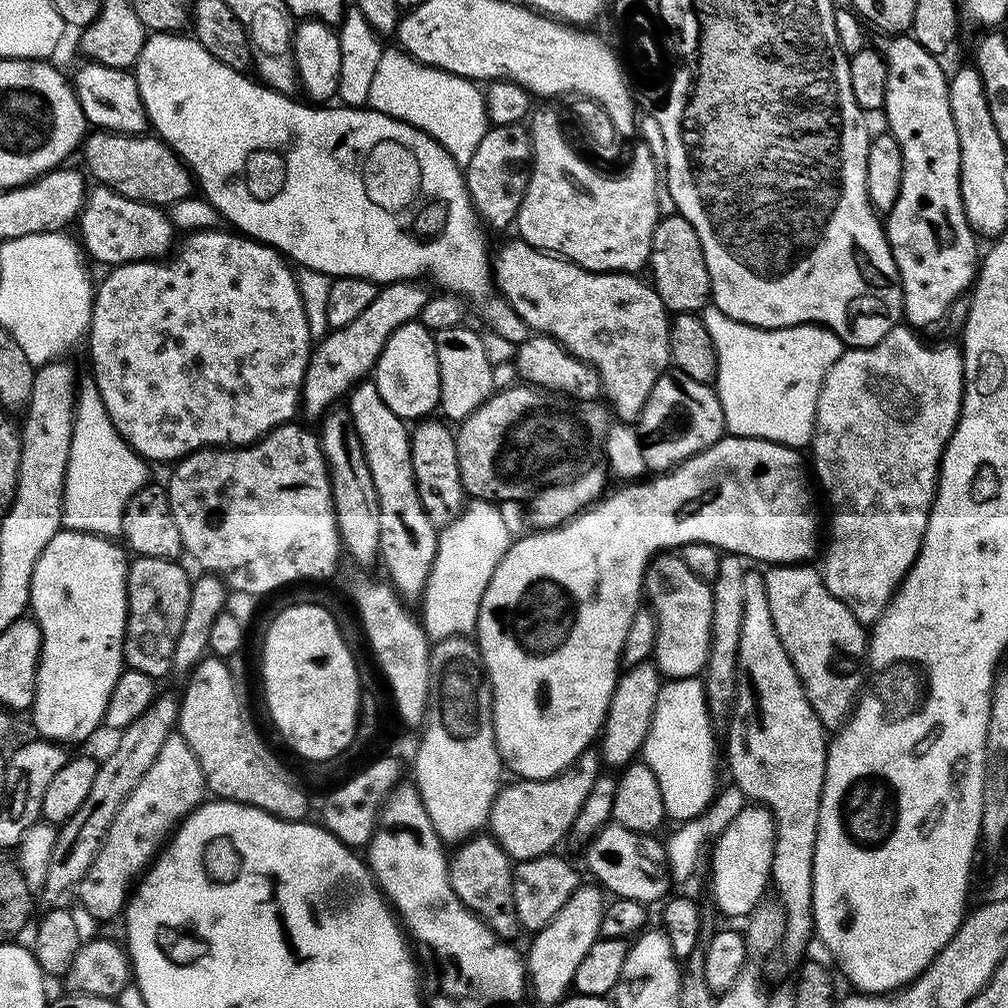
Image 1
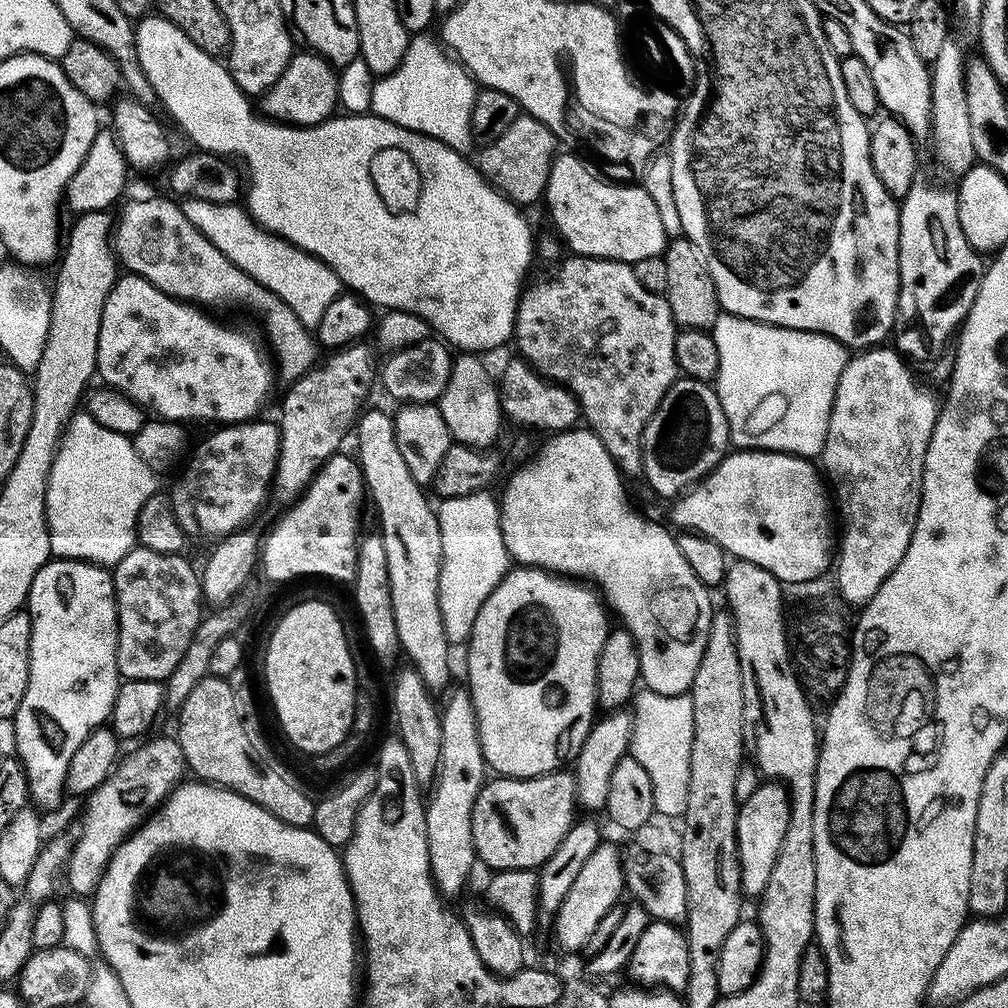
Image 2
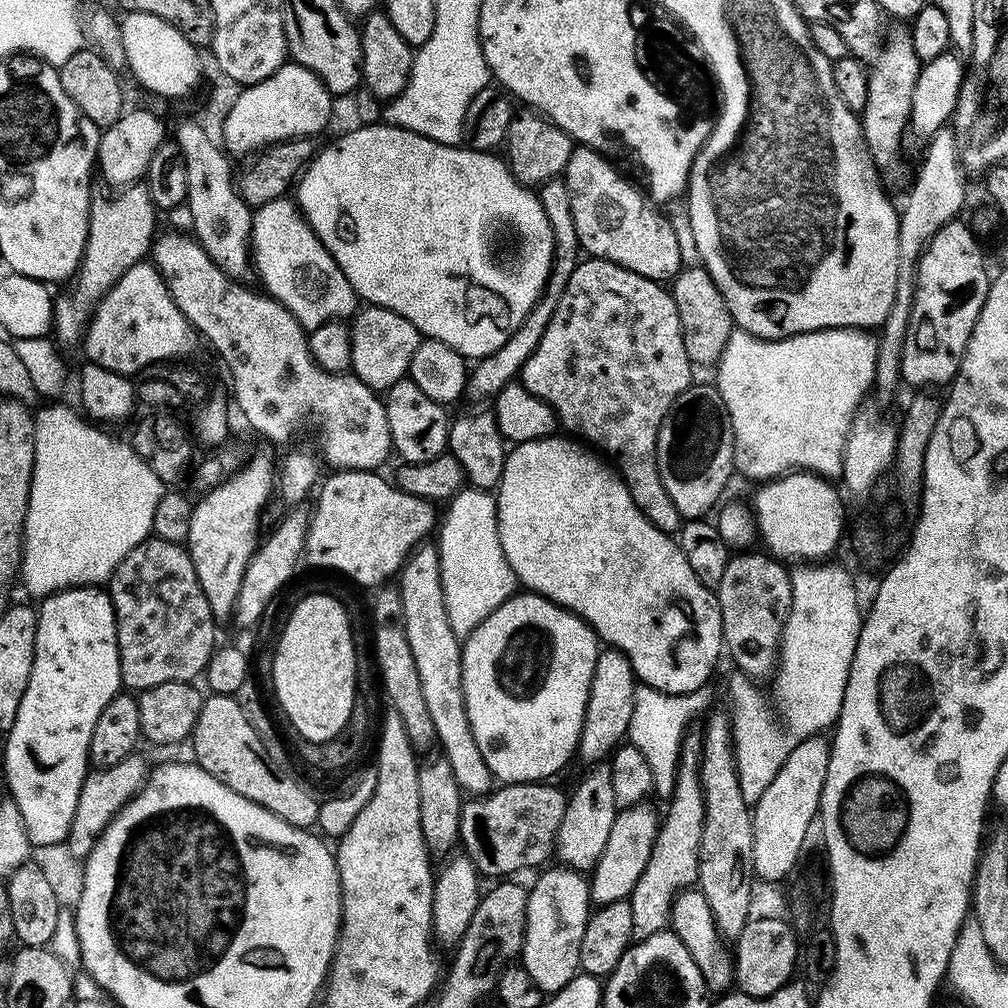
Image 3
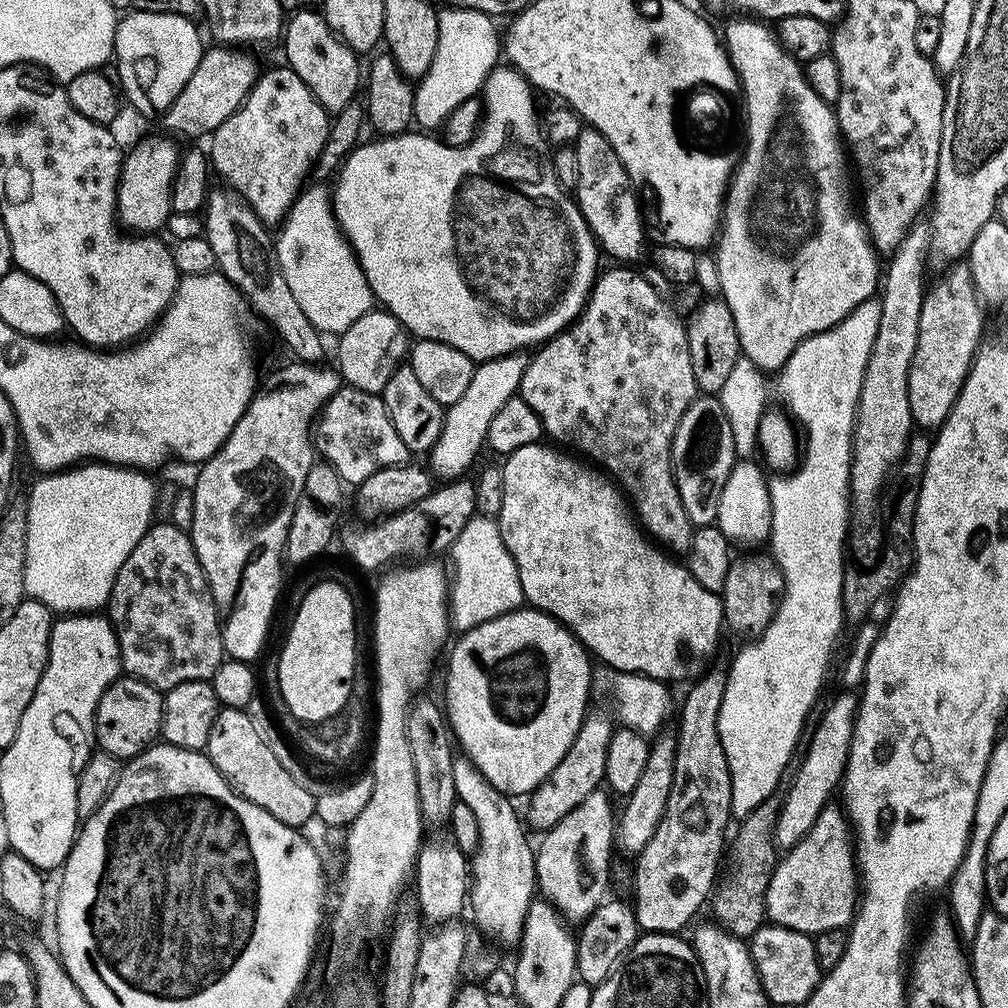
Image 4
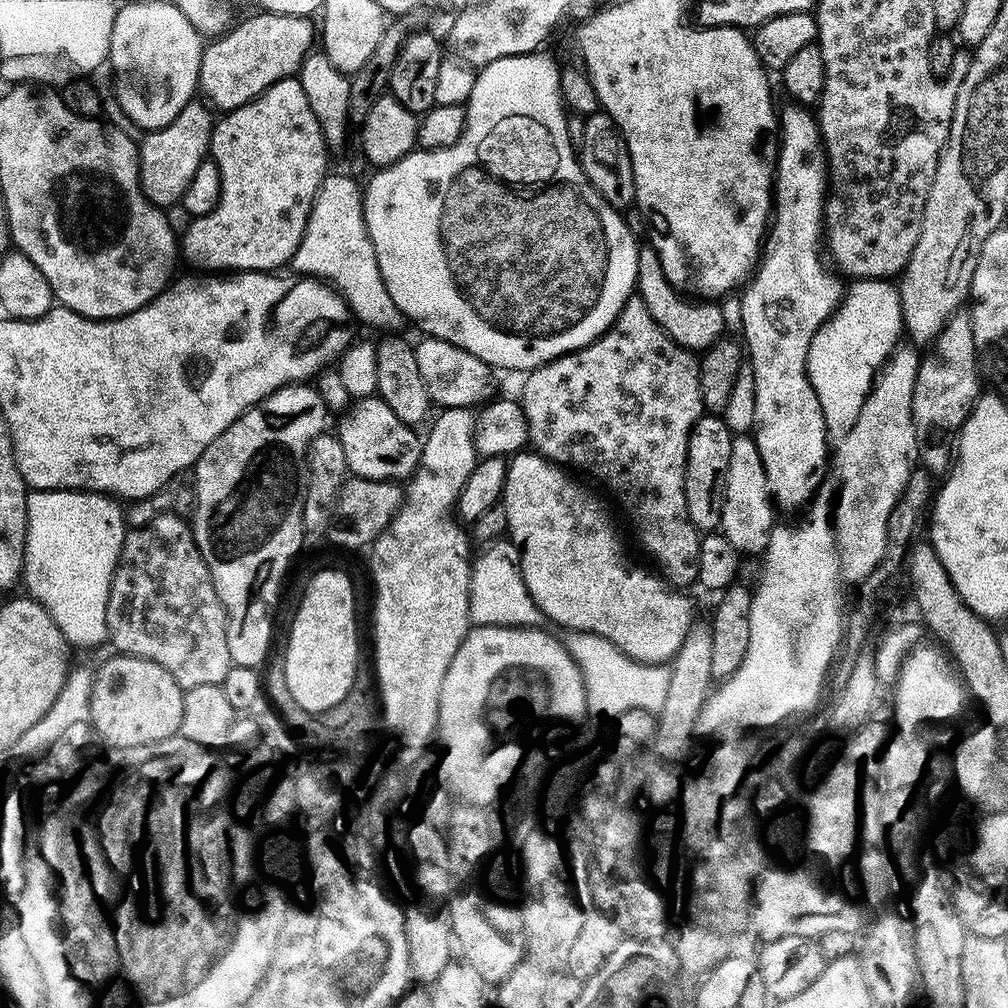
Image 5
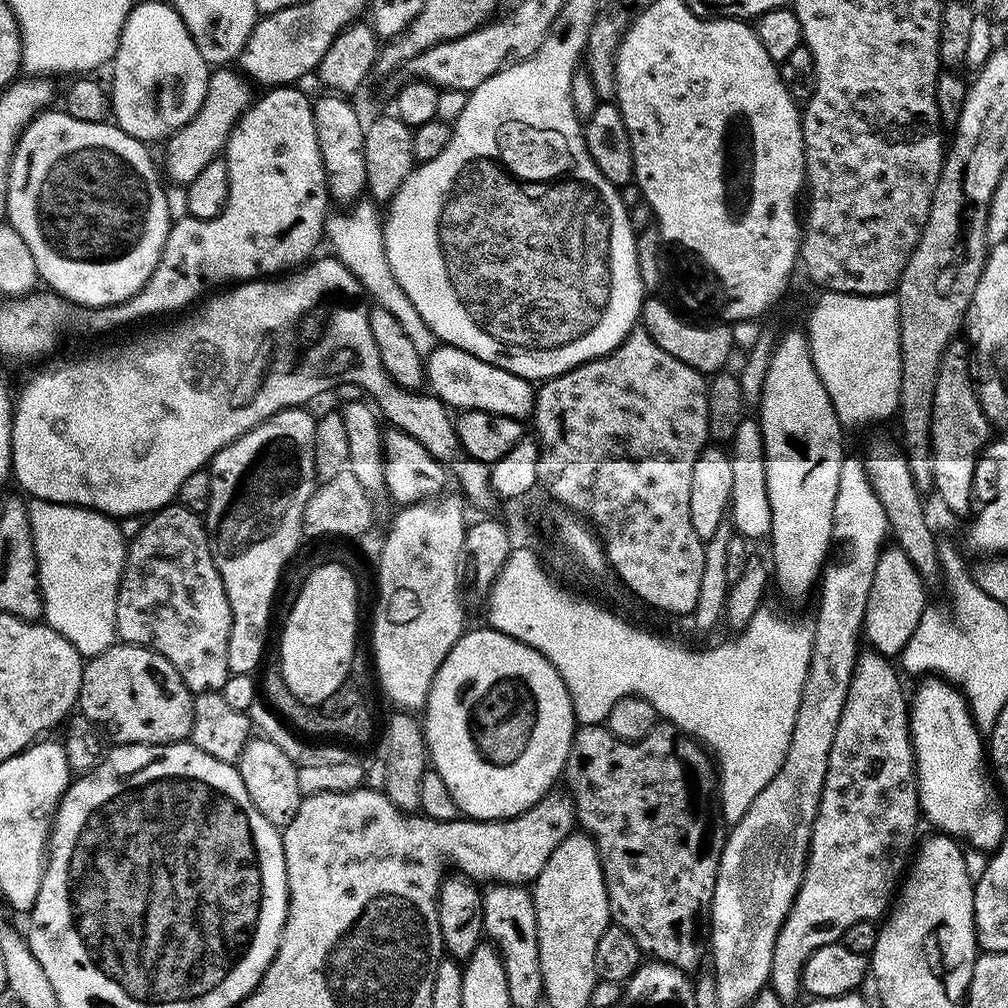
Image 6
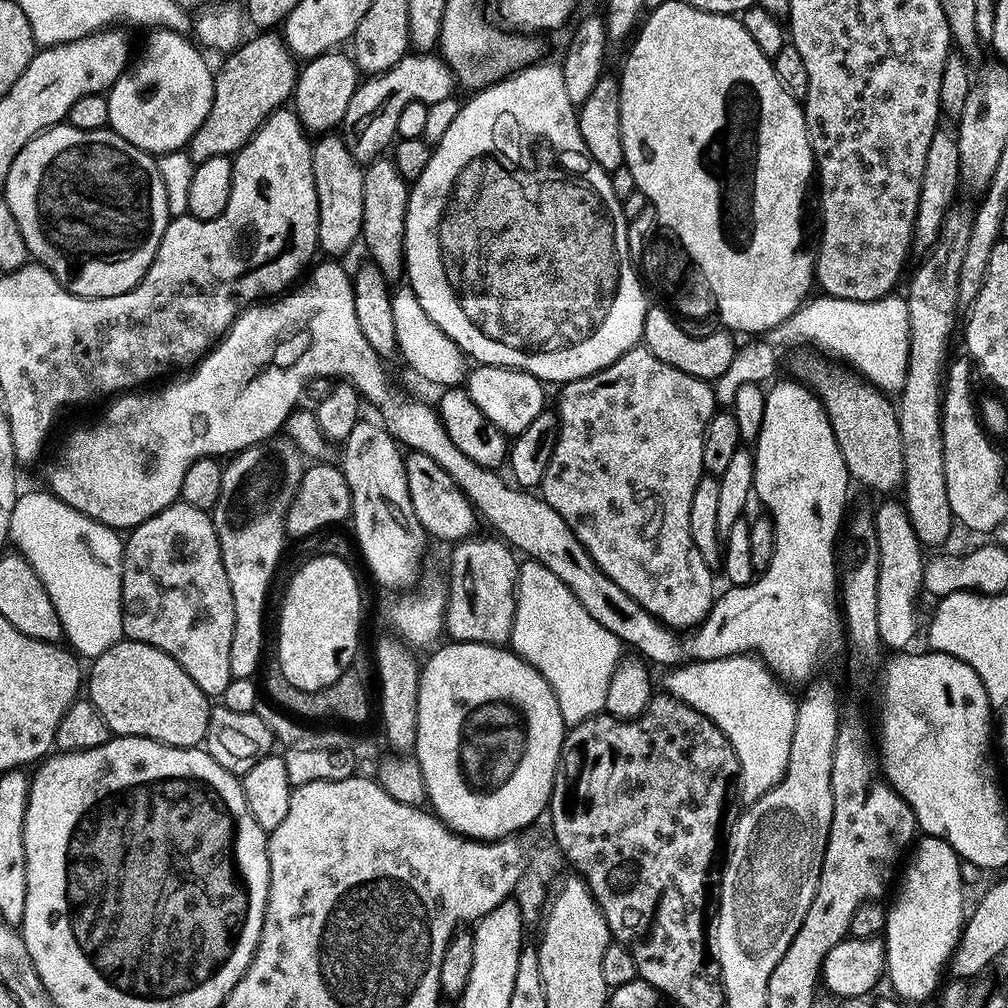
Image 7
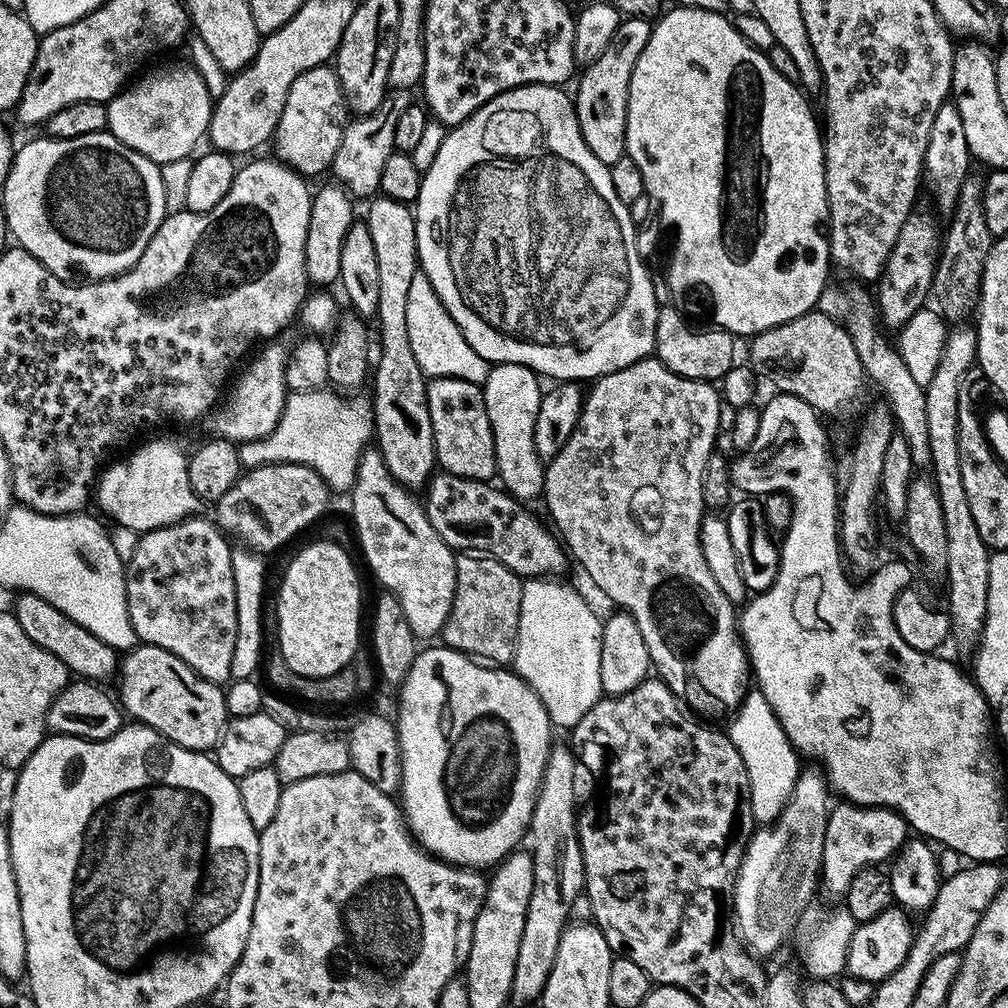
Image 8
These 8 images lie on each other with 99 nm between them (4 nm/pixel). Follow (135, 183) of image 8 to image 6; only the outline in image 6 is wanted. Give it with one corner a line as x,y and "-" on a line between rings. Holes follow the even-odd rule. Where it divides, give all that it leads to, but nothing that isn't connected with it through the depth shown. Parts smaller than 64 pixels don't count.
45,110
33,116
24,125
17,139
16,149
12,155
12,165
10,166
7,223
12,225
14,230
22,236
26,245
29,246
30,253
34,256
39,279
44,284
45,282
48,283
45,285
57,296
68,301
69,305
77,306
76,304
81,304
81,309
87,310
90,308
105,308
111,304
121,304
130,299
131,296
137,296
146,286
150,274
154,274
154,270
158,266
164,243
168,237
170,221
167,214
167,194
165,185
160,185
162,176
158,171
157,161
145,141
126,134
120,129
120,125
115,122
105,122
103,124
82,122
63,110
52,111

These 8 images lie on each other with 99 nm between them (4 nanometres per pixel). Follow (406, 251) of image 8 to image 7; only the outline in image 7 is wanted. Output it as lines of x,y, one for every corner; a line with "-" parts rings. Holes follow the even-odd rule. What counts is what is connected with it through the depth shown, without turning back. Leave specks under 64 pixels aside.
377,158
364,168
362,178
362,244
368,247
367,259
382,270
389,282
405,275
404,231
408,209
409,181
398,174
398,166
391,158

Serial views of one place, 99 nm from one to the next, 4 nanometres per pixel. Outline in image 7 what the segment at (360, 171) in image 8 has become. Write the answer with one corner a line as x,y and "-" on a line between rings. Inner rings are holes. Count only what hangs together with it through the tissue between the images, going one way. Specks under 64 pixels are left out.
405,54
390,70
367,77
356,85
354,98
350,98
350,106
346,106
344,115
342,135
350,154
361,162
377,159
383,153
380,151
397,139
398,117
404,107
410,106
410,102
427,105
442,102
453,95
452,88
453,74
436,54

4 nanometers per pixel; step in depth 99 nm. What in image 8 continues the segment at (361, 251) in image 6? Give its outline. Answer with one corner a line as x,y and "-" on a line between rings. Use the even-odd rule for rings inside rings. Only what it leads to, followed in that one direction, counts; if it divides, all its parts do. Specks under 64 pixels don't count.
422,274
417,275
414,282
410,282
410,298
406,298
406,334
410,334
410,350
414,350
414,359
418,361
418,366
424,372
425,377
449,376
450,378
462,378
463,381
474,382
481,386
484,384
491,365
466,342
454,318
450,318
438,294
434,294
434,286
430,286
430,282

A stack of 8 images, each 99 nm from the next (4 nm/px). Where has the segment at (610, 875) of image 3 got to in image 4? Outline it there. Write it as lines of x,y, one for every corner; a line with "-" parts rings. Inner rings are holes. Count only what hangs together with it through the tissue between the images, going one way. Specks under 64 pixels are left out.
660,734
648,749
646,770
642,770
642,779
638,786
623,801
624,813
619,813
618,823
614,828
614,844
617,849
631,854
639,854
654,838
654,830
658,830
658,822
662,822
662,814
666,810
666,802
670,798
670,786
674,782
674,754
676,753
675,735

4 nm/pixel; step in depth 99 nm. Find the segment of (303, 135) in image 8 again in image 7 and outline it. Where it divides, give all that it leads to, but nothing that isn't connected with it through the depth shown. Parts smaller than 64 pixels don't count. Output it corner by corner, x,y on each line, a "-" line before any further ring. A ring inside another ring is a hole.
333,50
312,57
303,67
296,77
294,93
294,111
300,119
300,127
312,134
331,133
335,124
336,127
343,125
346,106
350,106
350,98
354,98
356,85
361,83
362,76
356,61
347,51

